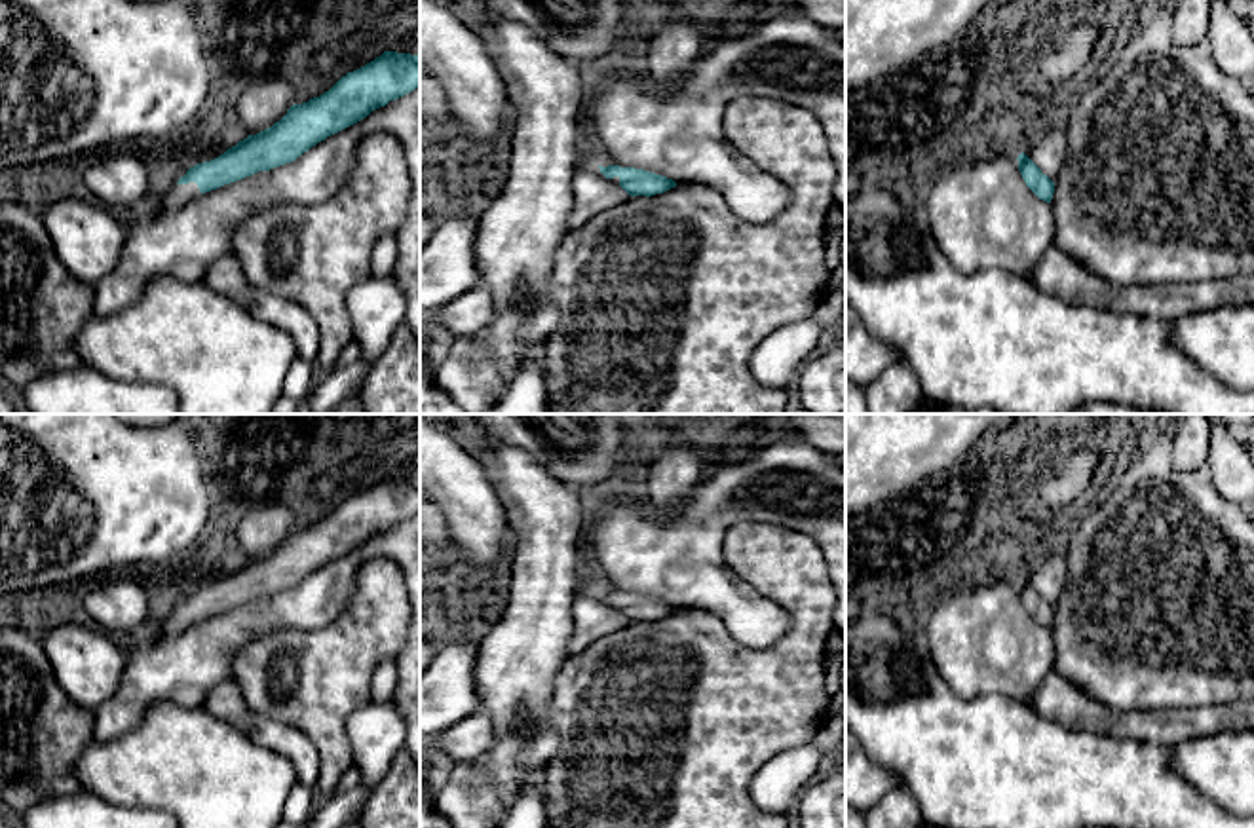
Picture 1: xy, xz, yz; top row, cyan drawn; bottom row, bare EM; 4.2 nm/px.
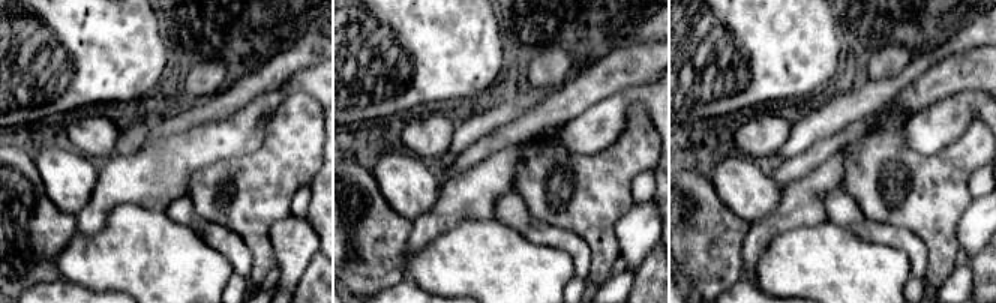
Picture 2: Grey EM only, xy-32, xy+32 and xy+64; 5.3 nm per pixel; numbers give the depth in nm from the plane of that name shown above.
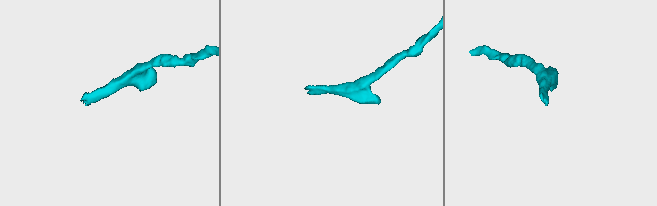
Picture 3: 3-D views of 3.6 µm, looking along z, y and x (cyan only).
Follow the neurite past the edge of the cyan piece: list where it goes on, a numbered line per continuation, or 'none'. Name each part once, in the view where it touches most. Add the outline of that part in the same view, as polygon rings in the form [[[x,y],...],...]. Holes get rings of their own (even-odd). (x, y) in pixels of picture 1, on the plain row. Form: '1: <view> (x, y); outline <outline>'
1: xy (179, 620); outline [[[196,608],[175,610],[160,627],[154,629],[154,632],[160,638],[171,638],[184,632],[190,625],[198,621],[201,621],[201,617]]]

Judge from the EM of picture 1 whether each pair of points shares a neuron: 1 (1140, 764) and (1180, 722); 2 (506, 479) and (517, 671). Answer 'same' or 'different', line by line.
1: different
2: same

